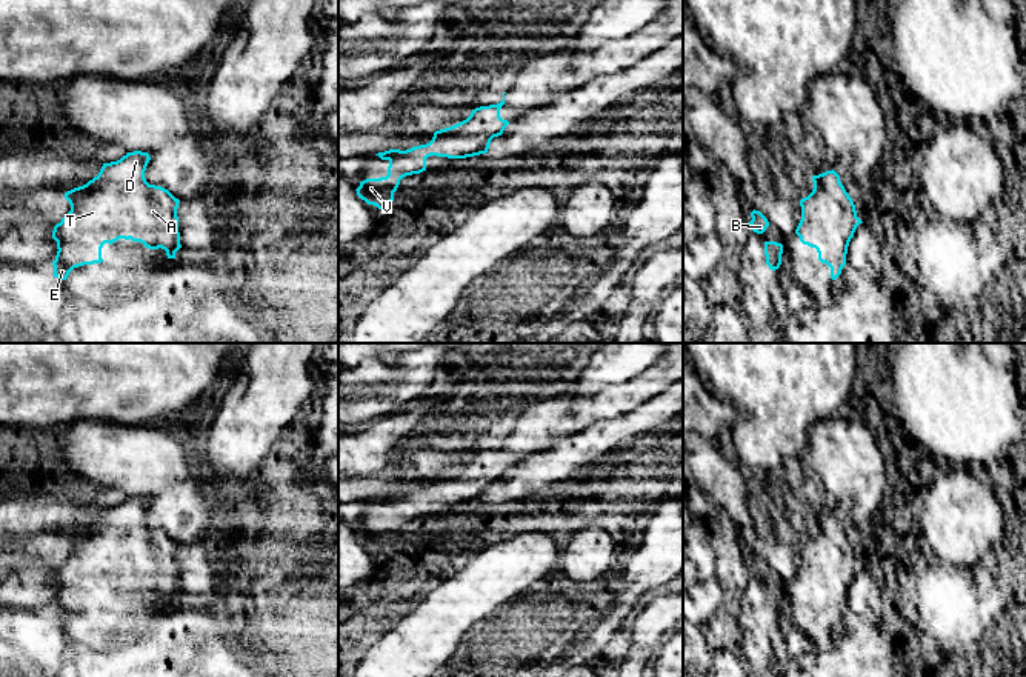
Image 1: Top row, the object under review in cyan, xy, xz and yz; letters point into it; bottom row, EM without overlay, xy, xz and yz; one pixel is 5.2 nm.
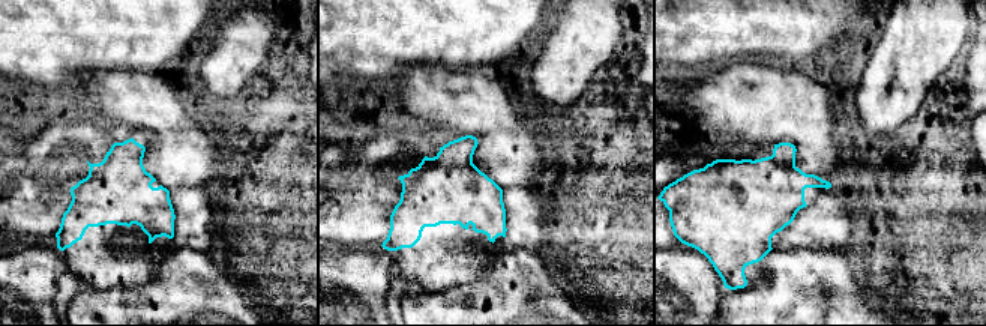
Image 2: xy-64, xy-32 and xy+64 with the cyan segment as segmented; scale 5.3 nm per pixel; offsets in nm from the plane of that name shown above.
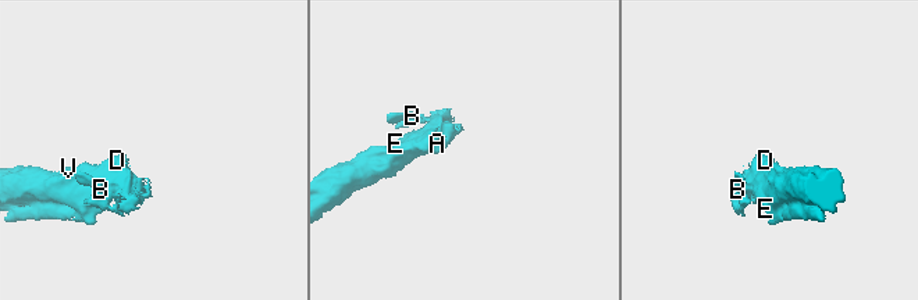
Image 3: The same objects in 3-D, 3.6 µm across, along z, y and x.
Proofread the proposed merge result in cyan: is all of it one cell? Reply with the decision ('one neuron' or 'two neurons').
one neuron

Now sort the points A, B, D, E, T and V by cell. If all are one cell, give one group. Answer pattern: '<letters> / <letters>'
A B D E T V

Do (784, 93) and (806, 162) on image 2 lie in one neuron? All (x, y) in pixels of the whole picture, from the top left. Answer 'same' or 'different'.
same

